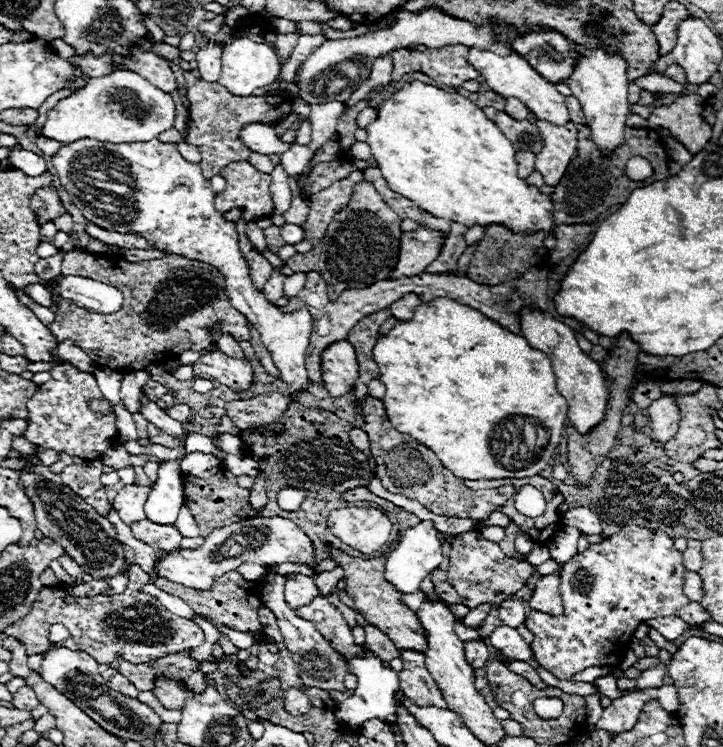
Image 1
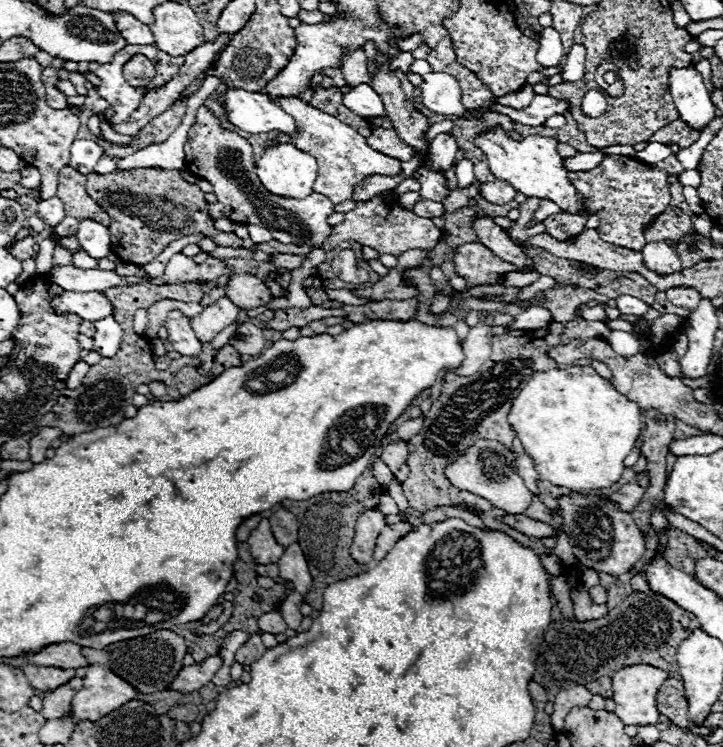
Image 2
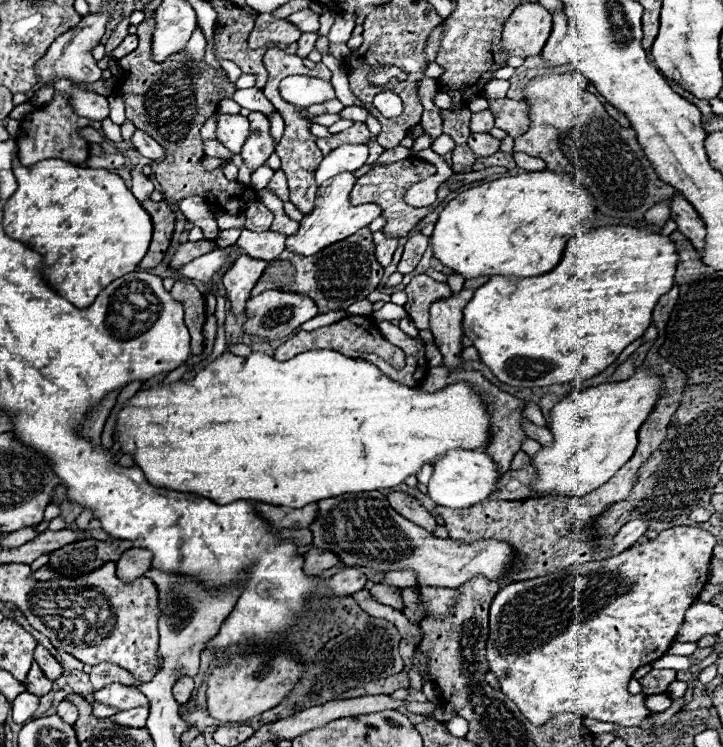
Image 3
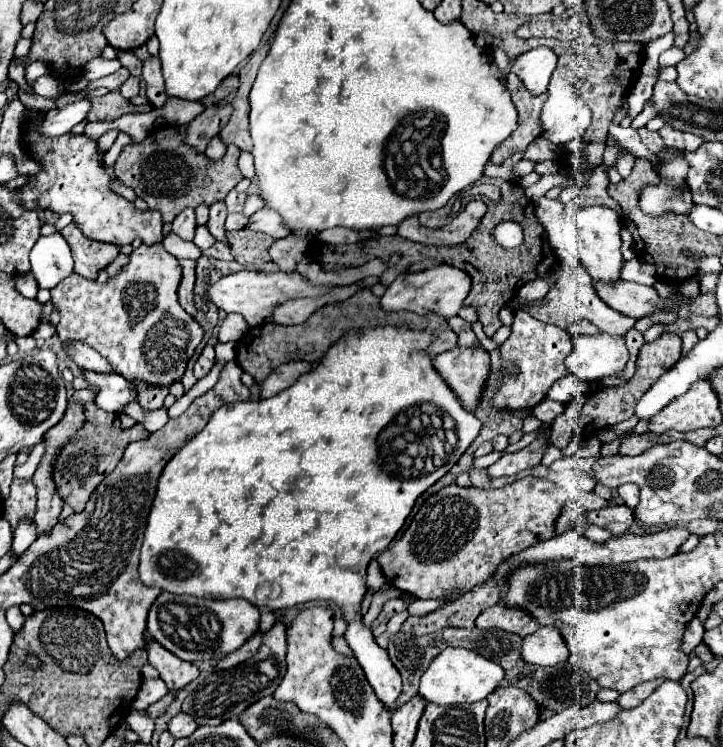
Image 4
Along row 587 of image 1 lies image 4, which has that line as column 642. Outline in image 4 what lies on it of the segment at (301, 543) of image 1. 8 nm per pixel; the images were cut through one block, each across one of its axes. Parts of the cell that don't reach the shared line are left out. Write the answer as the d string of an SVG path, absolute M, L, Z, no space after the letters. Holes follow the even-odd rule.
M668 152L668 158L658 156L654 174L658 184L644 184L638 192L640 210L650 218L660 218L668 212L688 214L692 208L692 194L686 182L688 162L682 152Z

